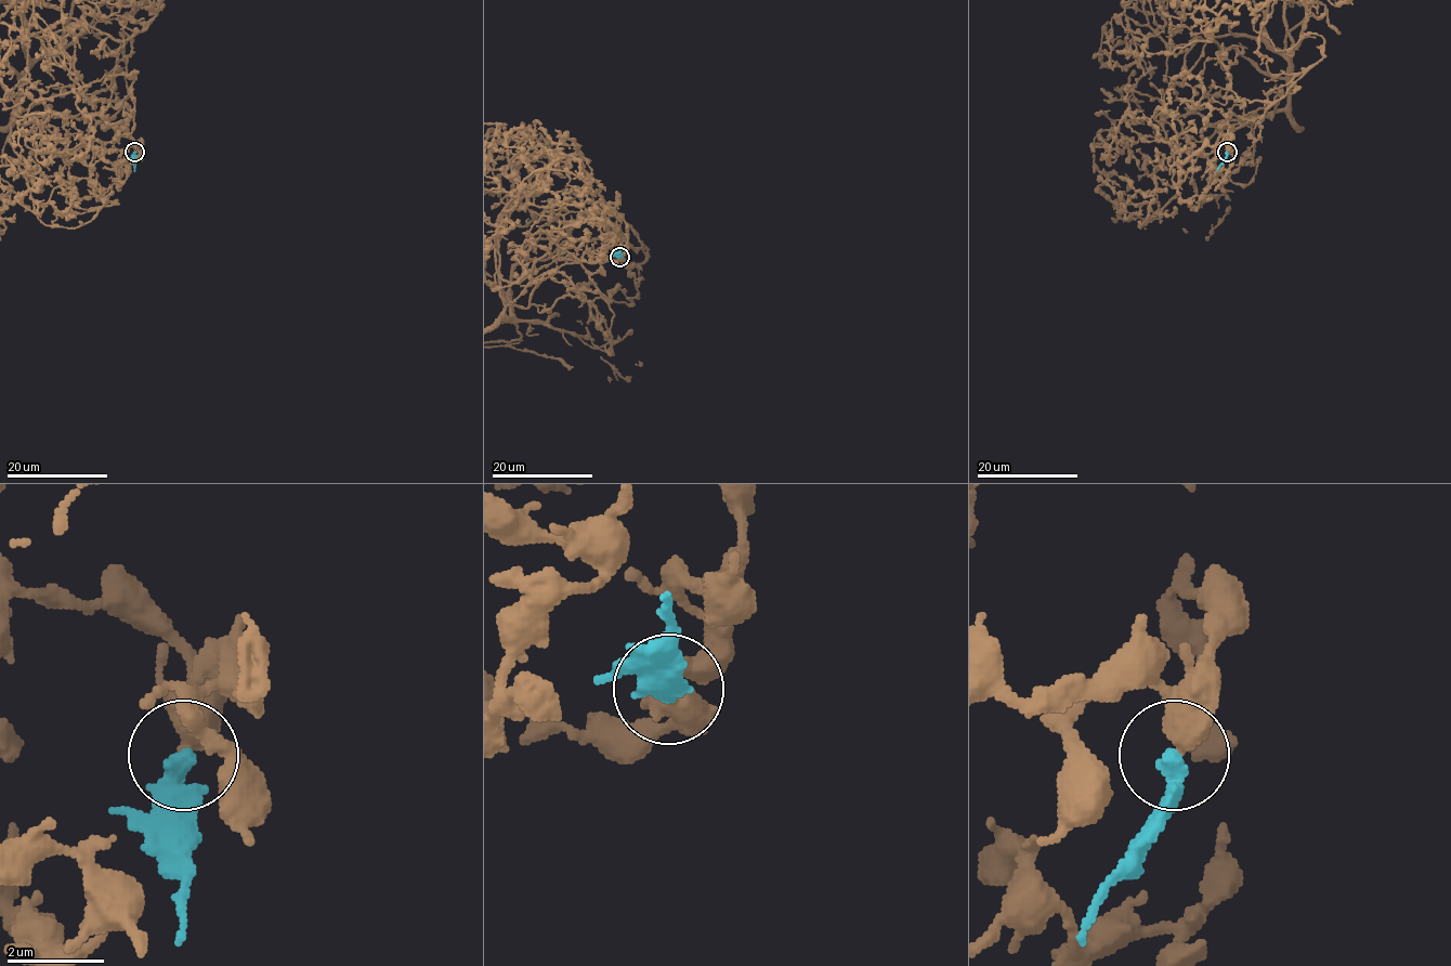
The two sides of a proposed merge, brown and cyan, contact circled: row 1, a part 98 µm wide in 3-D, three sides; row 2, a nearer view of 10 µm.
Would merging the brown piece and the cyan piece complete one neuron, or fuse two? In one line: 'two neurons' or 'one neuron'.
two neurons

